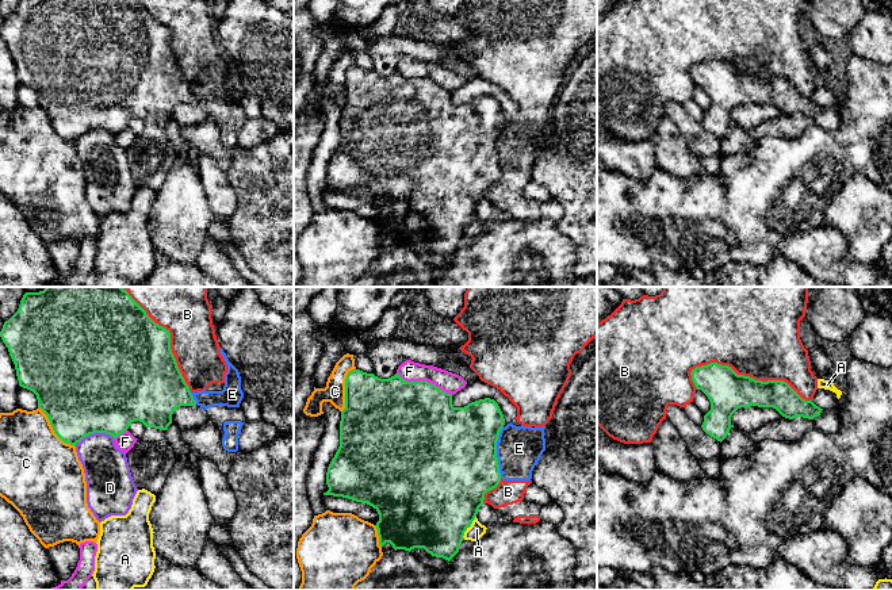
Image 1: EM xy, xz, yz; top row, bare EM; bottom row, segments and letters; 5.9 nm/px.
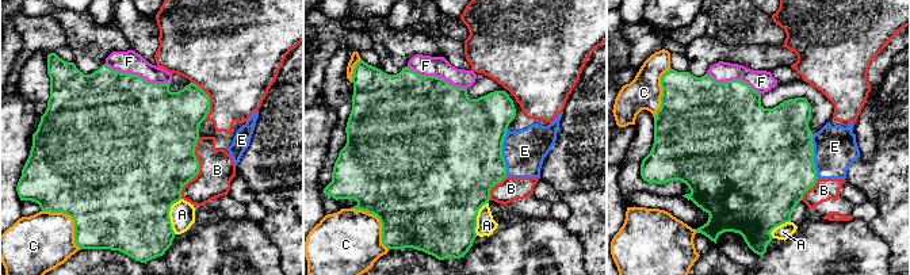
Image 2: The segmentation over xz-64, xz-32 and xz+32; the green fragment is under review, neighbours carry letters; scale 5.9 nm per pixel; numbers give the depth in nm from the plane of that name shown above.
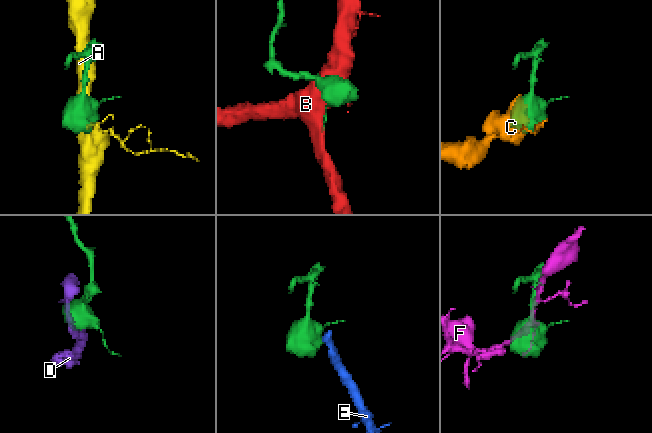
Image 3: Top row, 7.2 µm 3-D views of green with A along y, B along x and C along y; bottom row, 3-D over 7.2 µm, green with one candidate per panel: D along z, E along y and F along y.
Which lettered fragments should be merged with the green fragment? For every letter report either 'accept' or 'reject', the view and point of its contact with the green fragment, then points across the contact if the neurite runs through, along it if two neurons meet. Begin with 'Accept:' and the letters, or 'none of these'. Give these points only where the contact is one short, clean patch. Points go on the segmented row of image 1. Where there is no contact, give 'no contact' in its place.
Accept: none of these
A: reject; meets green in xz at (469, 527)
B: reject; meets green in yz at (749, 376)
C: reject; meets green in xz at (345, 389)
D: reject; meets green in xy at (94, 432); border along xy (114, 437), (106, 433), (90, 433), (75, 445)
E: reject; meets green in xz at (496, 452); border along xz (502, 426), (497, 441), (500, 478)
F: reject; meets green in xz at (424, 380)

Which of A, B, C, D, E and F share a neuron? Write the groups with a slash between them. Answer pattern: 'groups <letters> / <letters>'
groups A / B E / C / D / F

